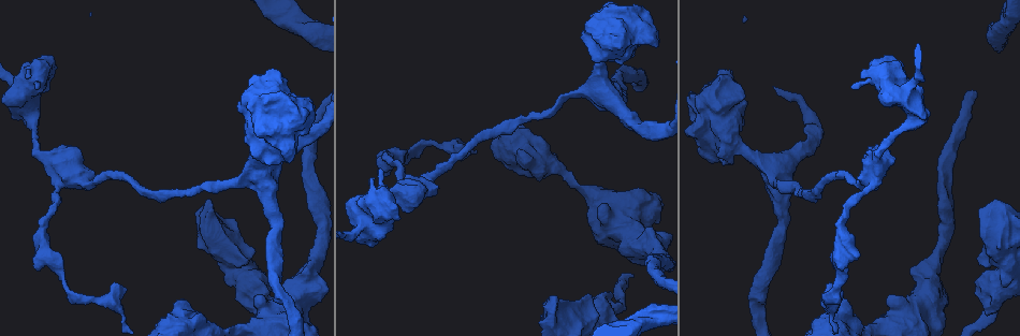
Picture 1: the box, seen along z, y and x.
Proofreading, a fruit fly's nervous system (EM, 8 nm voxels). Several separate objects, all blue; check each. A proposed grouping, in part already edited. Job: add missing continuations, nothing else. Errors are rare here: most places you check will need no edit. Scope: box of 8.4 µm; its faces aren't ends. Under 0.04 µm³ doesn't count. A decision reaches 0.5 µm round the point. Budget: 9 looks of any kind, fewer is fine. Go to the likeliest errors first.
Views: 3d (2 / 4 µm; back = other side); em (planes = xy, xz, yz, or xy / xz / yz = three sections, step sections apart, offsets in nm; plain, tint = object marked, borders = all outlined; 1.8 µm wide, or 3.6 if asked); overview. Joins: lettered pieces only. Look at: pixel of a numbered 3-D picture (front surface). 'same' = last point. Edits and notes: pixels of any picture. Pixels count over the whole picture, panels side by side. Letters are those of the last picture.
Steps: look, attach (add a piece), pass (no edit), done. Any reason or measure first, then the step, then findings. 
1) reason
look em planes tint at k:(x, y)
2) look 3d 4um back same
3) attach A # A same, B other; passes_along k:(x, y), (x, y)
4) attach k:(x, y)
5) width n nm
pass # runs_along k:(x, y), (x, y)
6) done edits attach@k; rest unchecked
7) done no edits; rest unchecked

sudden change in width
look em planes borders at 1:(389, 161)

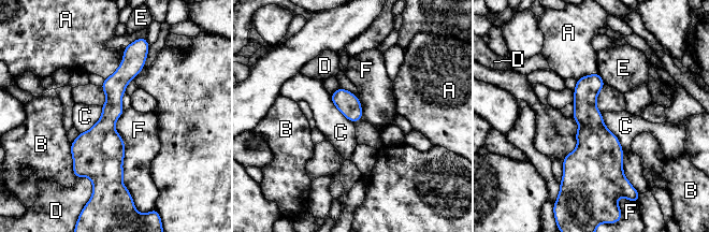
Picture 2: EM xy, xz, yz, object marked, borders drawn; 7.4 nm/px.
pass # A other, B other, C other, D other, E other, F other; no lettered piece goes on from it

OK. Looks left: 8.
look 3d 4um back at 1:(587, 316)

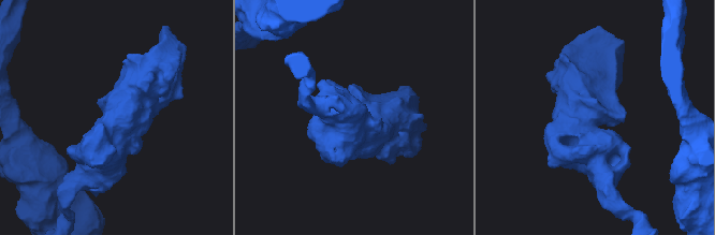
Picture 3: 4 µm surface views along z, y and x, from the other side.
look em 3.6um planes borders at 3:(589, 127)

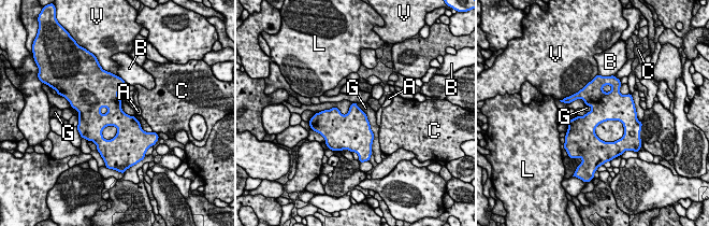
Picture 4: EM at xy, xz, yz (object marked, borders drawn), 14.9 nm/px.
pass # A other, B other, C other, G other, L other, V other; border 4:(356, 102), (369, 122), (372, 145); no lettered piece goes on from it

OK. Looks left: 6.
thick end
look em 3.6um yz step 16 borders at 1:(552, 295)

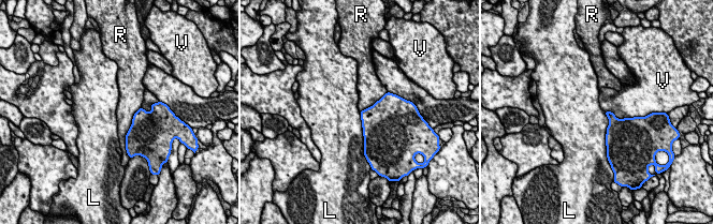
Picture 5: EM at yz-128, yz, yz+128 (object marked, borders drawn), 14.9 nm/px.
pass # L other, R other, V other; border 5:(359, 112), (364, 149); none of them fits

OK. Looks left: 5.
sudden change in width
look em planes tint at 1:(837, 315)

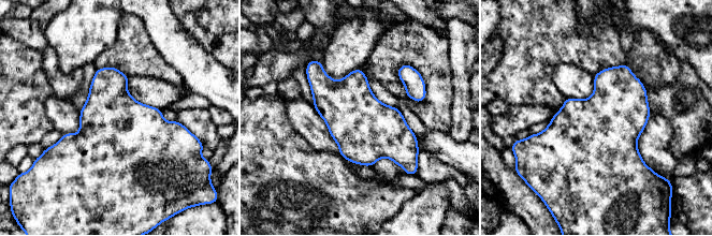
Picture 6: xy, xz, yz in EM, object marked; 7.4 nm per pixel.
see the neighbours
look em planes borders same

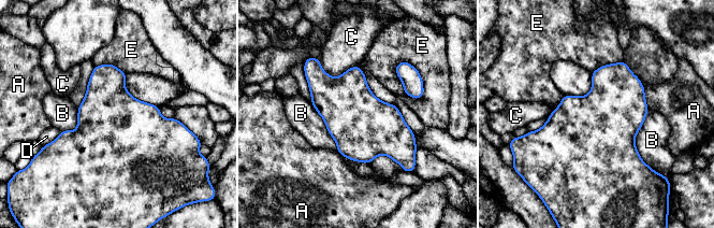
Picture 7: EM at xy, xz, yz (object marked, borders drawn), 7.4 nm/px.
width 480 nm
pass # A other, B other, C other, D other, E other; border 7:(318, 57), (333, 76), (359, 65); no lettered piece goes on from it

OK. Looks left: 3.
done no edits; rest unchecked

